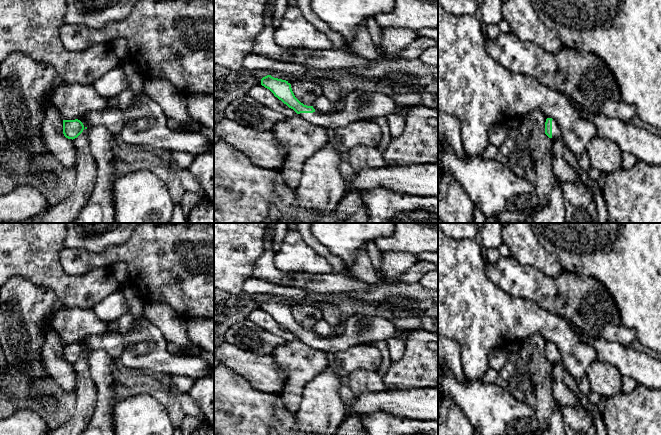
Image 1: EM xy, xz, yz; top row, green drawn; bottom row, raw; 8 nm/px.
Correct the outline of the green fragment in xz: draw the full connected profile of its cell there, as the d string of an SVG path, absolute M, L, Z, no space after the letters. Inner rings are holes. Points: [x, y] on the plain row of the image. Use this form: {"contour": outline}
{"contour": "M267 299L261 303L261 309L303 343L325 353L337 353L350 347L371 345L373 342L386 341L391 337L405 340L408 332L412 330L399 329L392 321L382 317L354 315L345 321L345 330L340 336L324 338L316 336L313 330L301 327L286 304Z"}

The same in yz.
{"contour": "M547 342L545 346L545 358L553 364L559 362L561 363L560 352L556 345L552 342Z"}

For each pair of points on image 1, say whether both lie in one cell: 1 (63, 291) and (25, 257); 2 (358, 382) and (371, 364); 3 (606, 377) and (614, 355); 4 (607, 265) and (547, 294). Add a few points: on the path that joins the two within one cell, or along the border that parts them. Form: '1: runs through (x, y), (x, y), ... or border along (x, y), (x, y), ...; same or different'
1: runs through (54, 282), (34, 262); same
2: border along (375, 371), (355, 370), (350, 373); different
3: border along (596, 359), (611, 363), (622, 375); different
4: border along (563, 269), (569, 272), (593, 276), (605, 288); different

